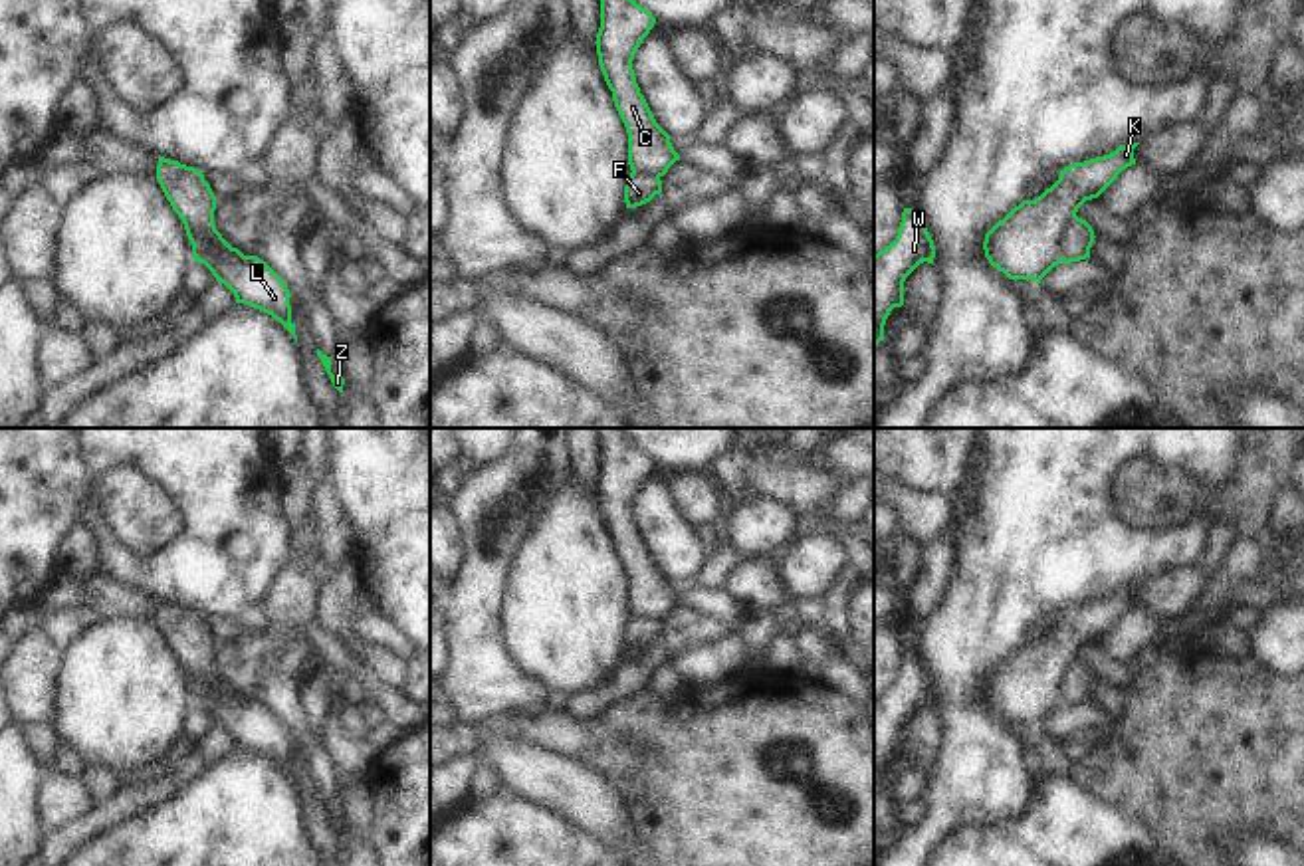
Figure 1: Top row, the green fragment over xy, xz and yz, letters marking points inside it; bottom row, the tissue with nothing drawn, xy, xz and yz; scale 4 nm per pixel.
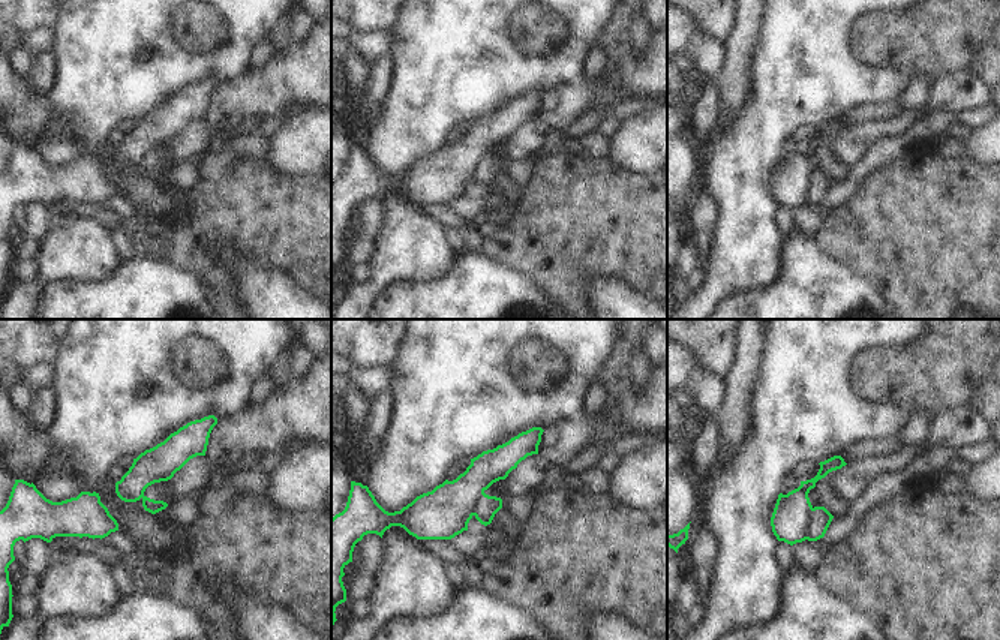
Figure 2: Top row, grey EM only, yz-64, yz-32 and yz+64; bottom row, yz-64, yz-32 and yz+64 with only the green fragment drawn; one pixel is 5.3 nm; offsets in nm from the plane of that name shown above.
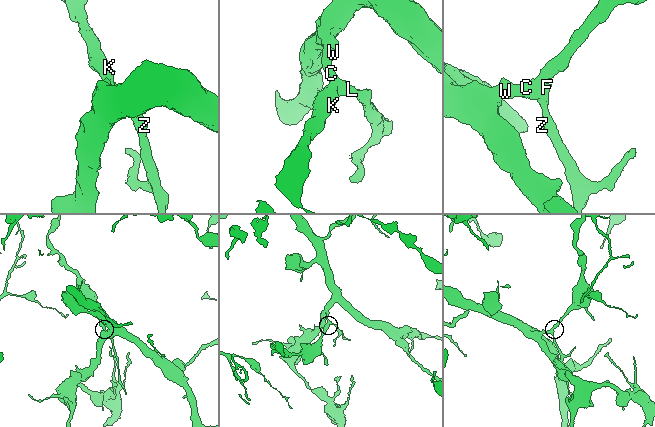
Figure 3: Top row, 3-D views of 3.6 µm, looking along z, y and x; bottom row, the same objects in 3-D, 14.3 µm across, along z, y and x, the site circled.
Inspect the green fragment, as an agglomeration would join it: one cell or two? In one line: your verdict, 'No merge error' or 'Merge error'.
Merge error.

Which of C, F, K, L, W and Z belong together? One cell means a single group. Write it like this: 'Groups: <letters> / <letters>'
Groups: C K W / F L Z

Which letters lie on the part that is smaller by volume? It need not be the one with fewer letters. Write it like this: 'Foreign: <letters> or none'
Foreign: F, L, Z

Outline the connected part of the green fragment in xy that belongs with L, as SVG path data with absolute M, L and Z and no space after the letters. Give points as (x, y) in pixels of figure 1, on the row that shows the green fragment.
M186 234L192 244L194 262L204 264L216 281L224 283L236 297L279 321L295 339L291 321L289 289L285 281L258 256L244 256L226 240L218 242L202 234Z

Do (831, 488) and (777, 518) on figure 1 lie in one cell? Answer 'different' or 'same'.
different

